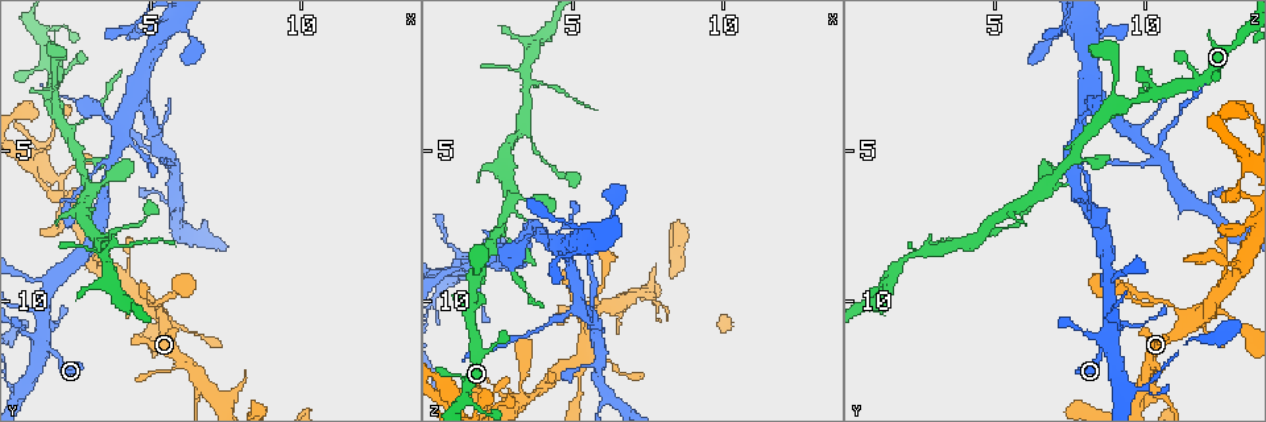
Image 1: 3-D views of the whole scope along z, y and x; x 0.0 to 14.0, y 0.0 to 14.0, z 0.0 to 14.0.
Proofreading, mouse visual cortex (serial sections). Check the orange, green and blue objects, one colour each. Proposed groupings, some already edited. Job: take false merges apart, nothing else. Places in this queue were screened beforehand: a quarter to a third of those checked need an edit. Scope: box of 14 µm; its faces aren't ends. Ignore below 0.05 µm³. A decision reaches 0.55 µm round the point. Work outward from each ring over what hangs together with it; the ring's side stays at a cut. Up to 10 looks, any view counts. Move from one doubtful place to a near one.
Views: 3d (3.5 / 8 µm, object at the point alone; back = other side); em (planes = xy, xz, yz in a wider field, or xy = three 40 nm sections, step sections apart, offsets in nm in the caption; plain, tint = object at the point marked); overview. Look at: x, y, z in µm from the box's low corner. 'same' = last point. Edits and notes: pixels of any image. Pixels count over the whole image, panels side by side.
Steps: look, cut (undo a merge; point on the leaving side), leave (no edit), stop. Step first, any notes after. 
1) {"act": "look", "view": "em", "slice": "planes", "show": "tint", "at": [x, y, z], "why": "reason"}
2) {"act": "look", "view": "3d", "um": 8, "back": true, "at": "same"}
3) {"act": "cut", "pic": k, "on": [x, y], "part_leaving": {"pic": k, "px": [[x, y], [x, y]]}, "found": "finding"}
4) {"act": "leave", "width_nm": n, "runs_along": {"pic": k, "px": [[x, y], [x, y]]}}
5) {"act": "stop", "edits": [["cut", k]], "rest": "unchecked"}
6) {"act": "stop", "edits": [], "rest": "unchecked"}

{"act": "look", "view": "3d", "um": 3.5, "back": true, "at": [1.3, 10.5, 8.8], "why": "small branch off a trunk"}

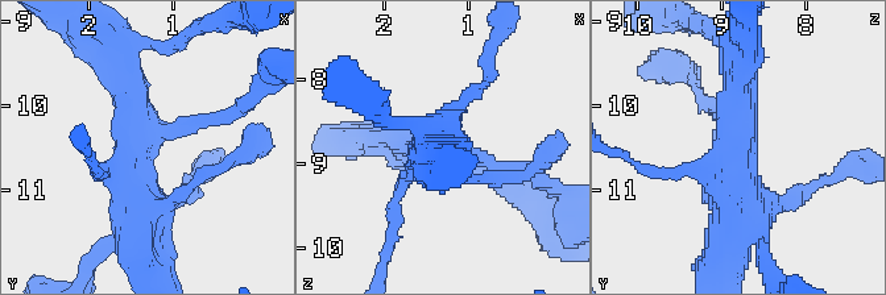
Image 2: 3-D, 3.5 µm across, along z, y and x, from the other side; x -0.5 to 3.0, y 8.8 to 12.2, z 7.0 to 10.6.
{"act": "look", "view": "em", "slice": "xy", "step": 1, "show": "tint", "at": [1.35, 10.40, 8.75], "why": "now the EM"}

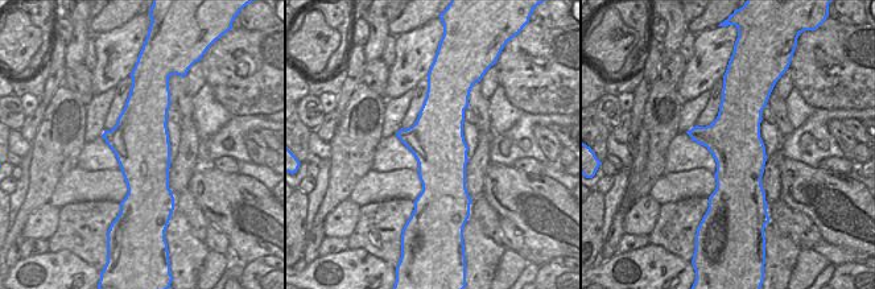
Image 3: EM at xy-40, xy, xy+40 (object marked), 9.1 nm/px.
{"act": "leave", "found": "one cell here"}

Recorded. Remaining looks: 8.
{"act": "look", "view": "3d", "um": 3.5, "at": [5.3, 9.9, 10.7], "why": "arms part here"}

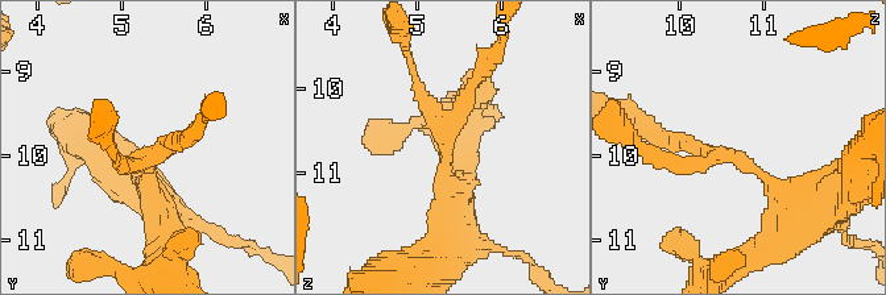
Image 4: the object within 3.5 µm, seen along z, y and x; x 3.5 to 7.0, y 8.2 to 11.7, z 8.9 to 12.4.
{"act": "look", "view": "em", "slice": "xy", "step": 5, "show": "tint", "at": [5.35, 10.00, 10.65], "arms": 3, "arm_widths_nm": [150, 200, 300], "why": "now the EM"}

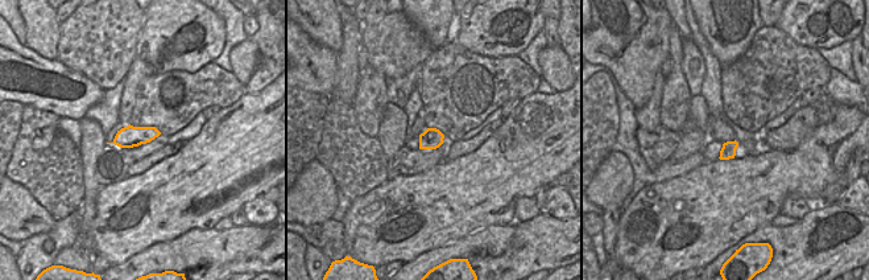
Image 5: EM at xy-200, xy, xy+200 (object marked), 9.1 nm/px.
{"act": "leave", "width_nm": 190, "runs_along": {"pic": 4, "px": [[789, 212], [731, 152], [663, 140]]}, "found": "one cell here"}

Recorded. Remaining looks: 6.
{"act": "look", "view": "3d", "um": 3.5, "at": [2.4, 2.3, 11.4], "why": "a narrow waist"}

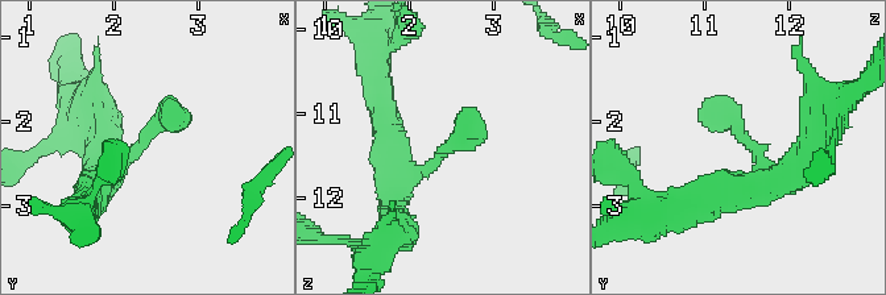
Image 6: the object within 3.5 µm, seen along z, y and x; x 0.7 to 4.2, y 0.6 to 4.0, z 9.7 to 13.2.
{"act": "look", "view": "em", "slice": "xy", "step": 1, "show": "tint", "at": [2.40, 2.20, 11.50], "why": "shape alone is not enough"}

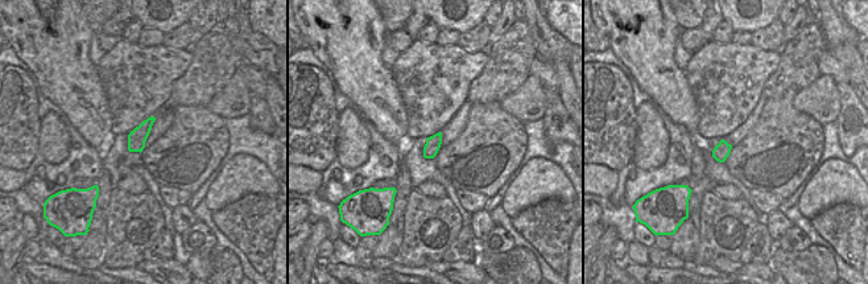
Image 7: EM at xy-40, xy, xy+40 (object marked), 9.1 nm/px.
{"act": "leave", "runs_along": {"pic": 6, "px": [[392, 203], [473, 112]]}, "found": "one cell here"}

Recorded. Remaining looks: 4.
{"act": "look", "view": "3d", "um": 3.5, "at": [5.2, 5.1, 10.3]}

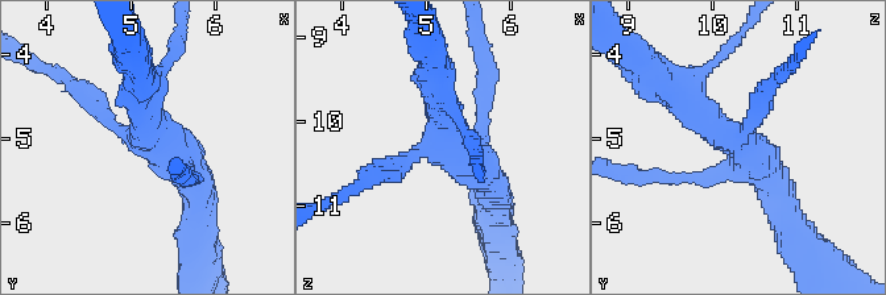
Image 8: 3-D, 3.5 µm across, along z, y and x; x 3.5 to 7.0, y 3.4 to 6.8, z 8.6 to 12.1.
{"act": "look", "view": "em", "slice": "xy", "step": 5, "show": "tint", "at": [5.20, 5.00, 10.20], "arms": 4, "arm_widths_nm": [200, 200, 300, 450], "why": "now the EM"}

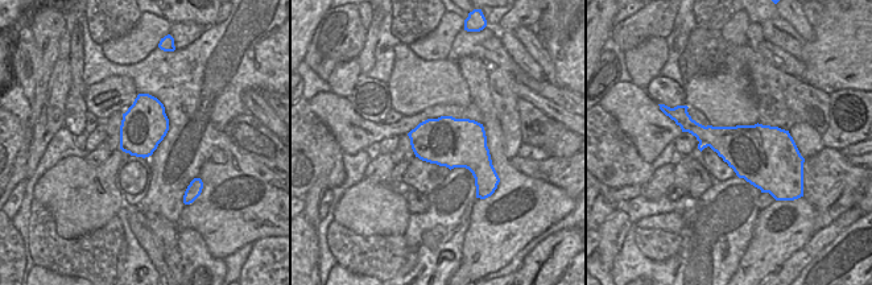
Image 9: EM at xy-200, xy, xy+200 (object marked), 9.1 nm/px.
{"act": "cut", "pic": 8, "on": [753, 103], "part_leaving": {"pic": 8, "px": [[748, 128], [765, 91], [799, 55]]}, "found": "a second cell is stuck on"}

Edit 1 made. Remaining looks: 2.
{"act": "stop", "edits": [["cut", 8]], "rest": "unchecked"}

